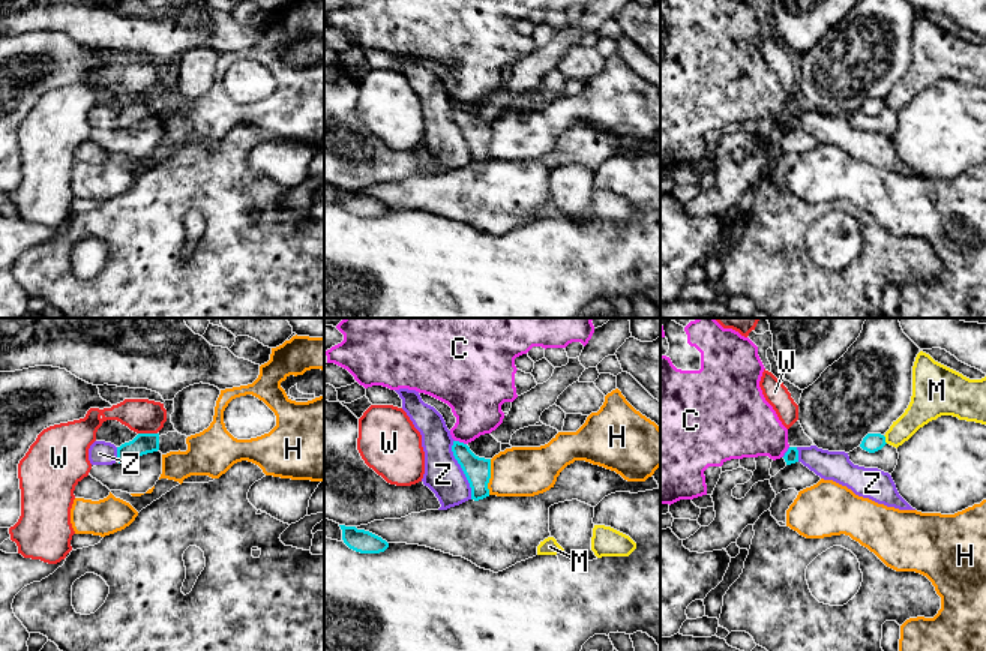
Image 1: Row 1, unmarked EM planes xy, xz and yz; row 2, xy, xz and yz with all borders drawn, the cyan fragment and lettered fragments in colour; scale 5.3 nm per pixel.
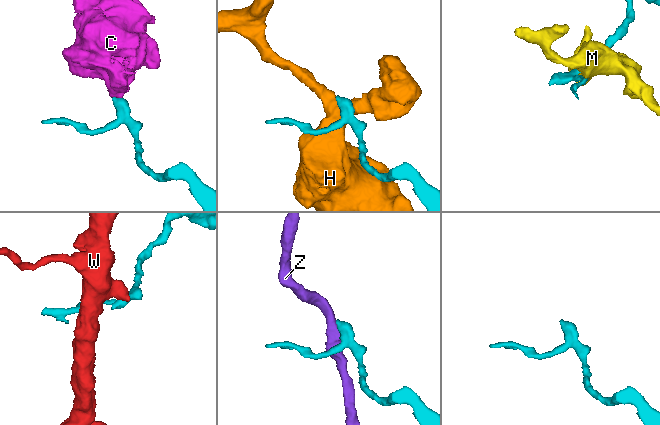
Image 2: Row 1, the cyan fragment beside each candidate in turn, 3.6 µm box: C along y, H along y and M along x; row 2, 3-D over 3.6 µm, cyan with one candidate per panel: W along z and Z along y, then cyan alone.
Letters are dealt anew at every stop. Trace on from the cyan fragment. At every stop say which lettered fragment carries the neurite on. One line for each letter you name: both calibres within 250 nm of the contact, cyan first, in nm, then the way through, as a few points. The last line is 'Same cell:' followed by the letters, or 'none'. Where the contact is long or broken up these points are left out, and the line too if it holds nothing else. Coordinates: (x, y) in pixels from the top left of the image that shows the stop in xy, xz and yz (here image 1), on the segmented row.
Same cell: none

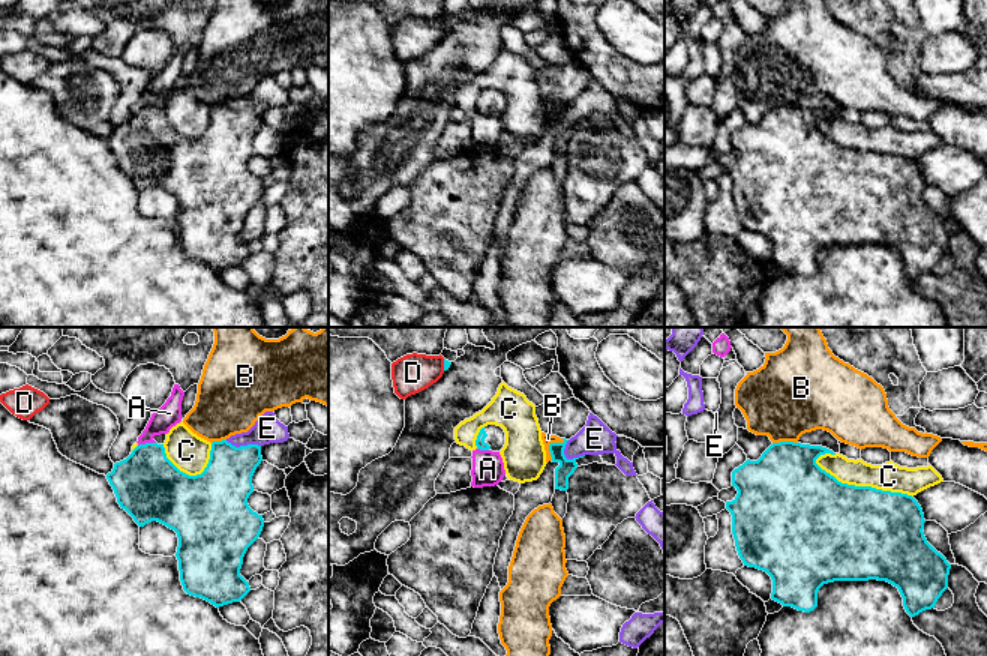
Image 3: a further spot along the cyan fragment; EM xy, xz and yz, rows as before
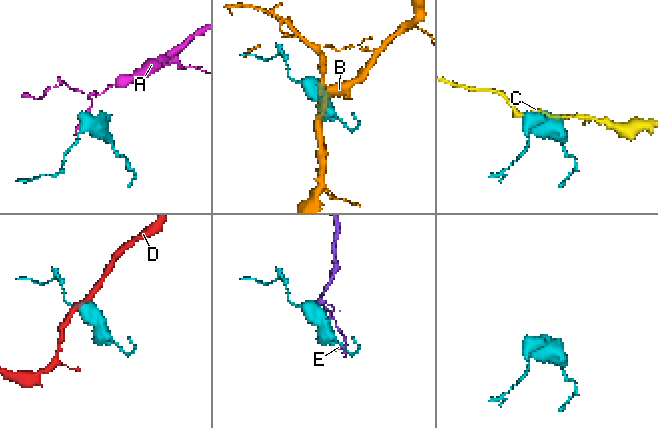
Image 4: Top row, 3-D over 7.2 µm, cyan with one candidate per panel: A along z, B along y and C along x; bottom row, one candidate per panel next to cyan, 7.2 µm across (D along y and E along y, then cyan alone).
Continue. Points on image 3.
Same cell: none

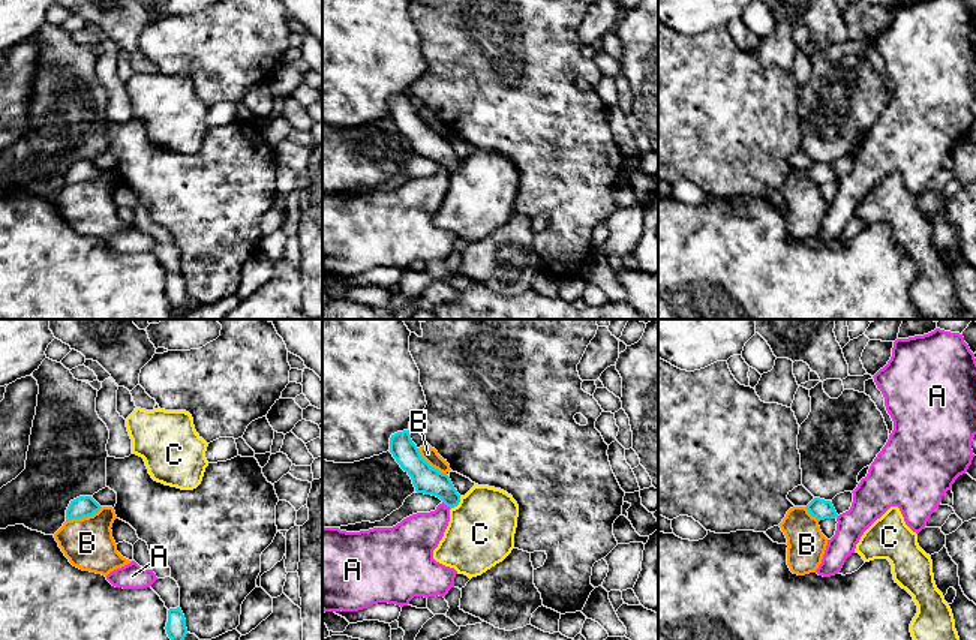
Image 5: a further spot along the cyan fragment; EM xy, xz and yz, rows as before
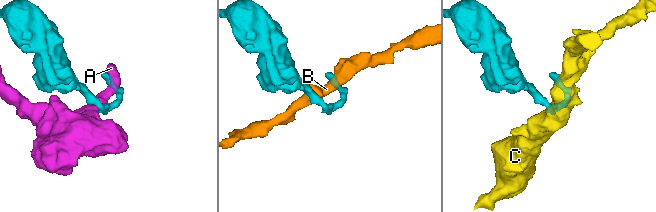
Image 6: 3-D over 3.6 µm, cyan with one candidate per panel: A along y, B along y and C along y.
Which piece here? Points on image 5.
Same cell: none

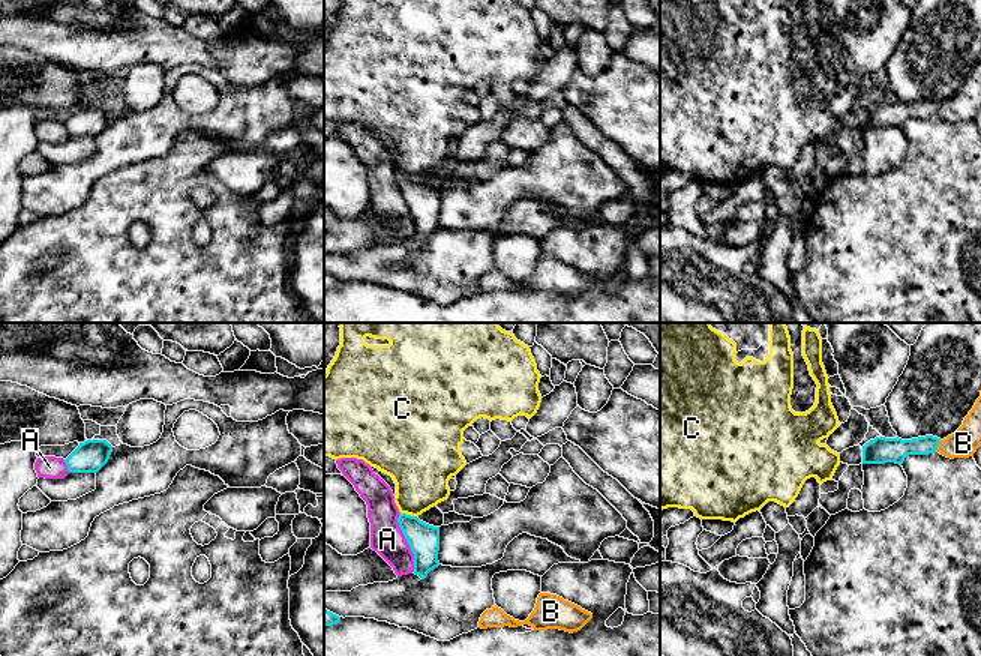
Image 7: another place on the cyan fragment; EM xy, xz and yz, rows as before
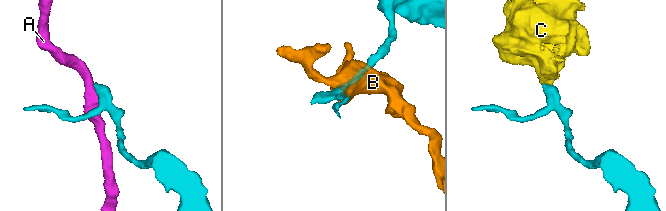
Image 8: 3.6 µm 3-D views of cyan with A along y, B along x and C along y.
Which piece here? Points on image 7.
Same cell: none

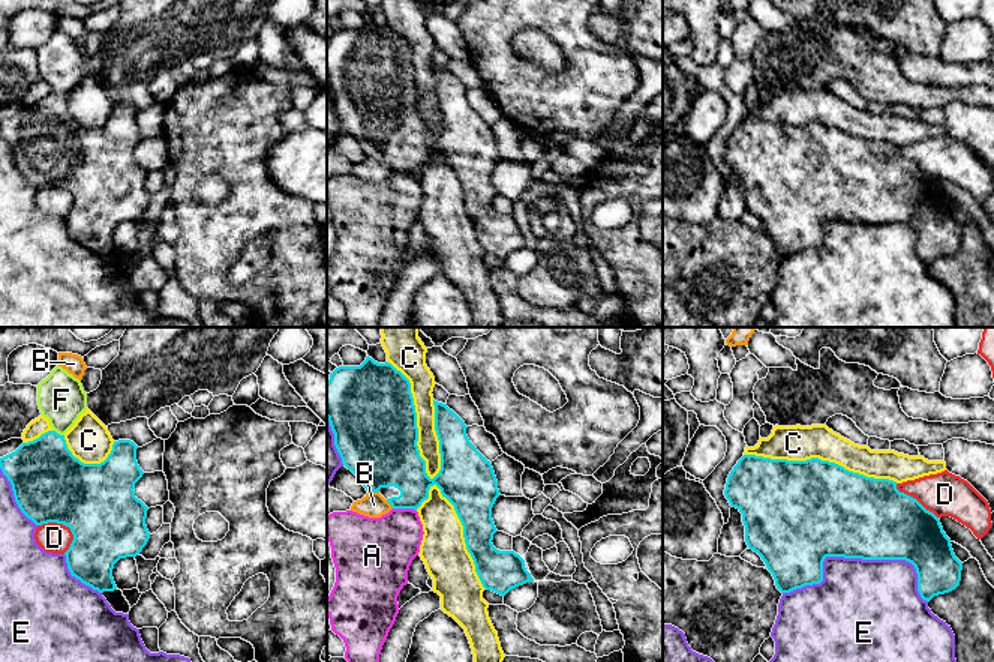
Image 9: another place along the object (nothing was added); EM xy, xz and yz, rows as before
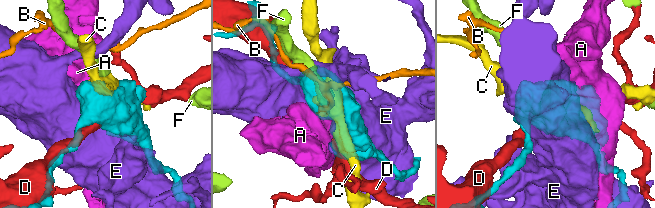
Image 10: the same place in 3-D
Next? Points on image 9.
F: Thickness 380 nm (cyan) against 260 nm. Path across: xy (47, 479), (47, 458), (59, 434), (62, 400)
Same cell: F

